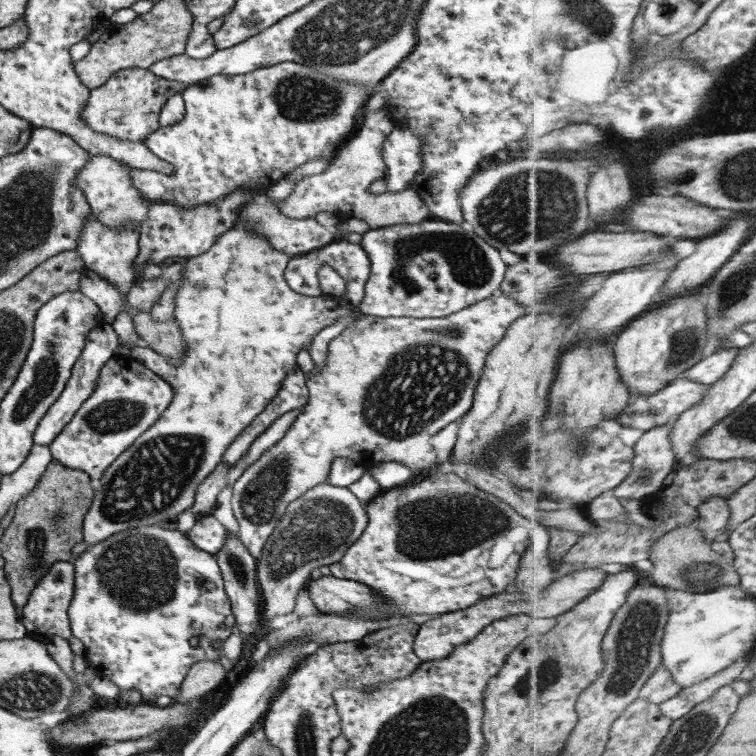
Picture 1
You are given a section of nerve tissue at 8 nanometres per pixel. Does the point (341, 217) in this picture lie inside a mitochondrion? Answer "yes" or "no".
no

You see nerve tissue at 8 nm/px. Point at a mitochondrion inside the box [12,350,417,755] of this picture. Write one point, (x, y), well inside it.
(153, 477)

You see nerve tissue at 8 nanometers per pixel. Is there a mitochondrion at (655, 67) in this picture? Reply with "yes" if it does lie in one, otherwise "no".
no

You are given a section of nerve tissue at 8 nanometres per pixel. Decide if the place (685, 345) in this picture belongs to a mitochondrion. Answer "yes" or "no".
yes

